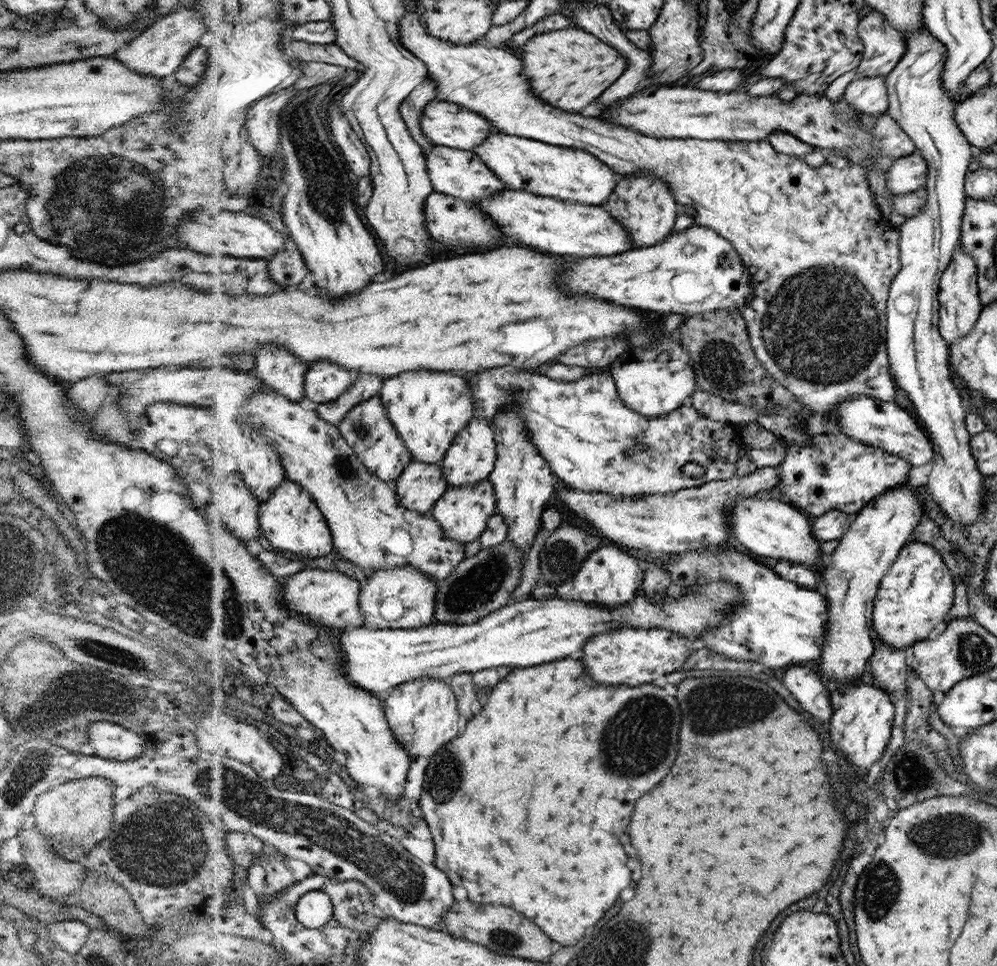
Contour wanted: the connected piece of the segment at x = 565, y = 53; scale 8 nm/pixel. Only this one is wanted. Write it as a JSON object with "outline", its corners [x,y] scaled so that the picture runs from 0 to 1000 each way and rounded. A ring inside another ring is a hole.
{"outline":[[[576,27],[534,37],[520,50],[520,56],[526,60],[526,77],[534,81],[538,97],[542,97],[546,106],[554,106],[554,110],[562,110],[562,114],[570,116],[582,116],[594,108],[628,72],[626,58],[602,43],[598,36]]]}

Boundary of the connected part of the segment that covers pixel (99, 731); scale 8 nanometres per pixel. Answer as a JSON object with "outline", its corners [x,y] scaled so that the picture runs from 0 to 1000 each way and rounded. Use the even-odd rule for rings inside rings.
{"outline":[[[98,746],[88,754],[88,769],[96,782],[124,789],[136,786],[144,777],[144,766],[138,760],[108,746]]]}

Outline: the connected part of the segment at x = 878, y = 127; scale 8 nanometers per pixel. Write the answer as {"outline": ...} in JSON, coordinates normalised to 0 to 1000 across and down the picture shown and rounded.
{"outline":[[[890,117],[879,121],[879,128],[874,135],[883,149],[882,157],[887,163],[899,166],[918,157],[917,147],[911,143],[901,126]]]}

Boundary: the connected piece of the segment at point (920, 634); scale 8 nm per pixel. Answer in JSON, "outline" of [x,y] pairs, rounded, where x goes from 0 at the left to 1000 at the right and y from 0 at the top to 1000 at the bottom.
{"outline":[[[913,559],[899,577],[898,584],[894,585],[894,589],[891,590],[890,596],[885,599],[885,605],[882,607],[875,637],[875,655],[880,657],[885,667],[899,673],[926,665],[933,652],[948,642],[957,623],[957,612],[956,596],[941,569],[937,569],[933,563]]]}

